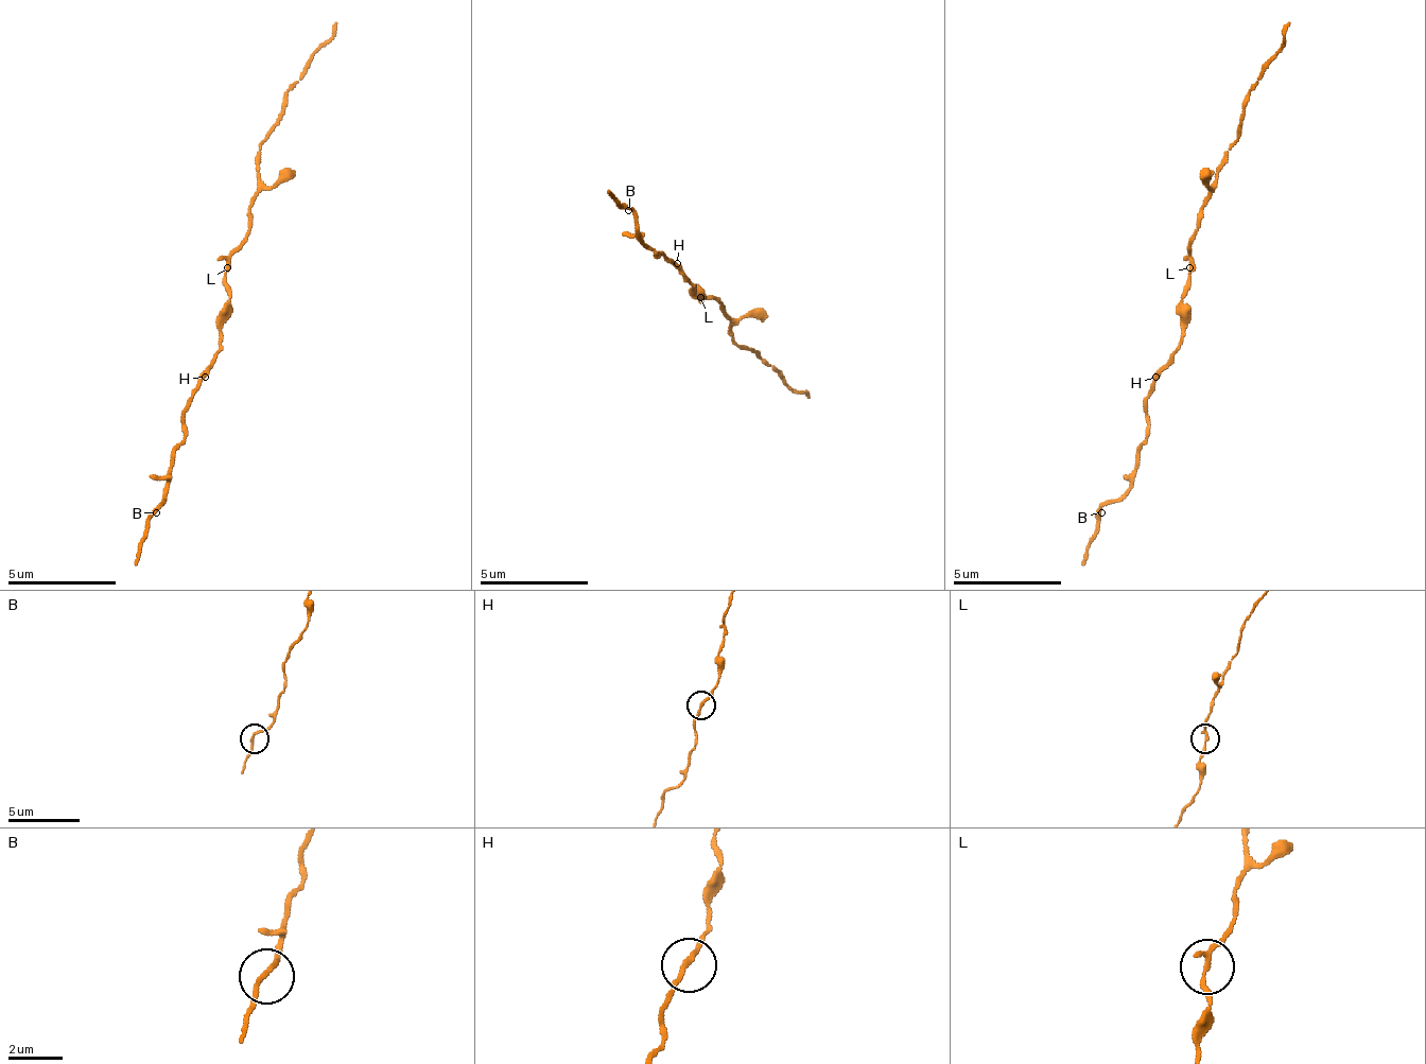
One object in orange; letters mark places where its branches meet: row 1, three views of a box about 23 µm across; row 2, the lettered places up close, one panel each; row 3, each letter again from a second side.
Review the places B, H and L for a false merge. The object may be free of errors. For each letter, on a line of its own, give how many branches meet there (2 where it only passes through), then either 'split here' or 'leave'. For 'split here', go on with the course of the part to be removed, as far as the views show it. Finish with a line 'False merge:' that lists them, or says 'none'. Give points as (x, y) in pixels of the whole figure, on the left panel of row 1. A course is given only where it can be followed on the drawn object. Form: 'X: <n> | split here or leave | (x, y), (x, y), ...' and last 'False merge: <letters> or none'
B: 2 | leave
H: 2 | leave
L: 2 | leave
False merge: none

